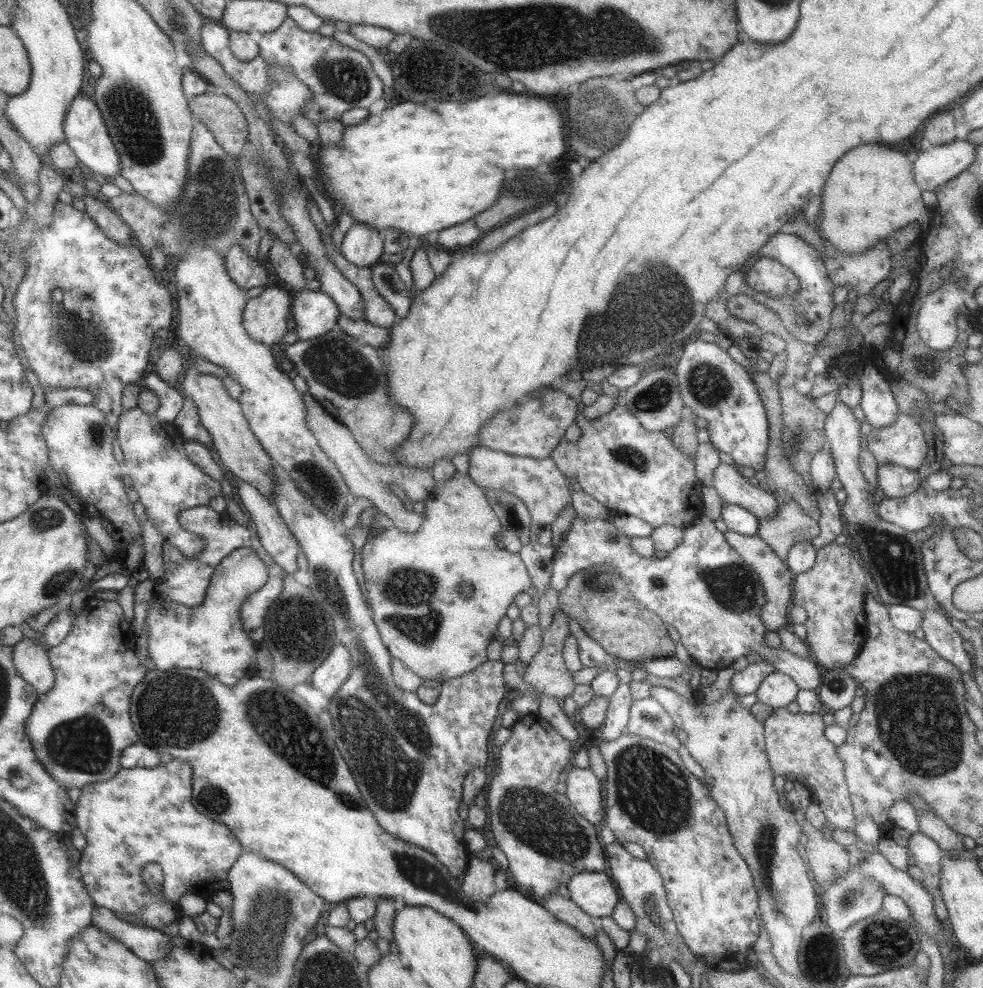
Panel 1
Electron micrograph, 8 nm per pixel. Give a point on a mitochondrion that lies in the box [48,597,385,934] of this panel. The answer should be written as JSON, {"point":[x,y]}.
{"point":[312,754]}

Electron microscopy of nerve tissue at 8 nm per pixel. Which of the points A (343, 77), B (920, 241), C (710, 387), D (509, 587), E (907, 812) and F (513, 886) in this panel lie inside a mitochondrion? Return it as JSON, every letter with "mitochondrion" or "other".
{"A":"mitochondrion","B":"other","C":"mitochondrion","D":"other","E":"other","F":"other"}

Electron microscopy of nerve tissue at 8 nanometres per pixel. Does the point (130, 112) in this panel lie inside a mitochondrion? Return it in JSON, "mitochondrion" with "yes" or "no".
{"mitochondrion":"yes"}

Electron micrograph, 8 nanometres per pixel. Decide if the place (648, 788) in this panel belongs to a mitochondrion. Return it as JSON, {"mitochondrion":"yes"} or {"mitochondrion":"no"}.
{"mitochondrion":"yes"}

